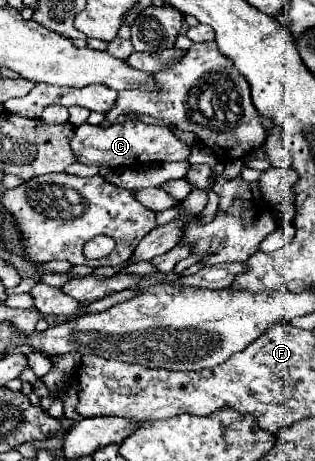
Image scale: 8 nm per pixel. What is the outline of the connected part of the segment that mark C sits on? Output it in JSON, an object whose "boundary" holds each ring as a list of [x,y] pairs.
{"boundary":[[[125,121],[109,127],[95,127],[83,123],[75,129],[75,137],[71,139],[73,155],[79,163],[97,165],[97,167],[139,167],[149,163],[163,161],[185,161],[191,155],[191,147],[175,137],[175,133],[167,127],[147,125],[143,121]]]}

